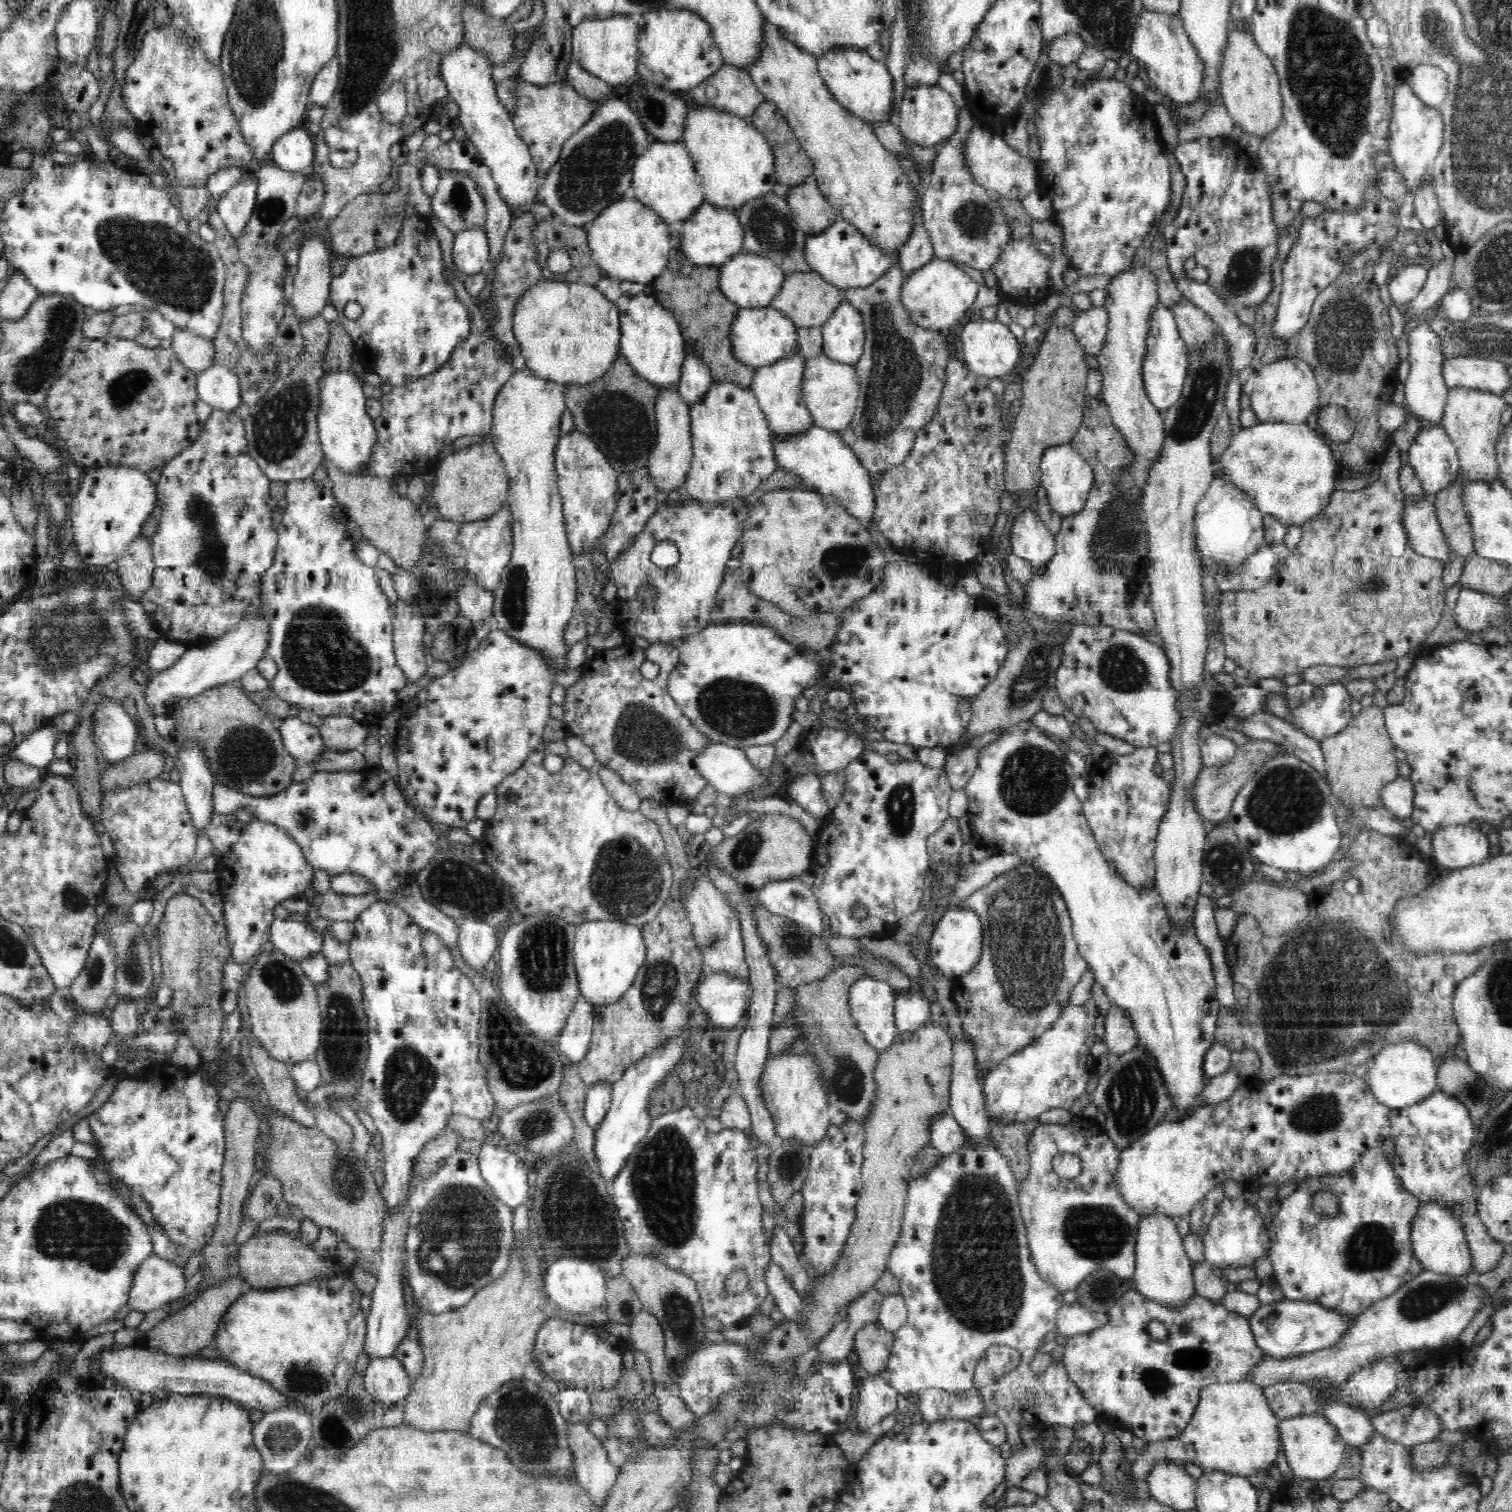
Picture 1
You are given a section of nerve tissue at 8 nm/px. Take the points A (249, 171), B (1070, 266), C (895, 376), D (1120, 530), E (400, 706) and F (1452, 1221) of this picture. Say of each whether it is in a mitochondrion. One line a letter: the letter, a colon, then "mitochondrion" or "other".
A: other
B: other
C: mitochondrion
D: mitochondrion
E: other
F: other

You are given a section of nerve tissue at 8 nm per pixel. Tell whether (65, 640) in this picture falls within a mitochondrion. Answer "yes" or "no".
yes

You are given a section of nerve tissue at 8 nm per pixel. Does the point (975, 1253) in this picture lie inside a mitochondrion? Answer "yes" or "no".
yes

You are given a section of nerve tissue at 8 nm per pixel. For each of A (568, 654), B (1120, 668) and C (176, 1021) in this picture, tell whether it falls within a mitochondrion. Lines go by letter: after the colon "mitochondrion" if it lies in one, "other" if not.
A: other
B: mitochondrion
C: other

